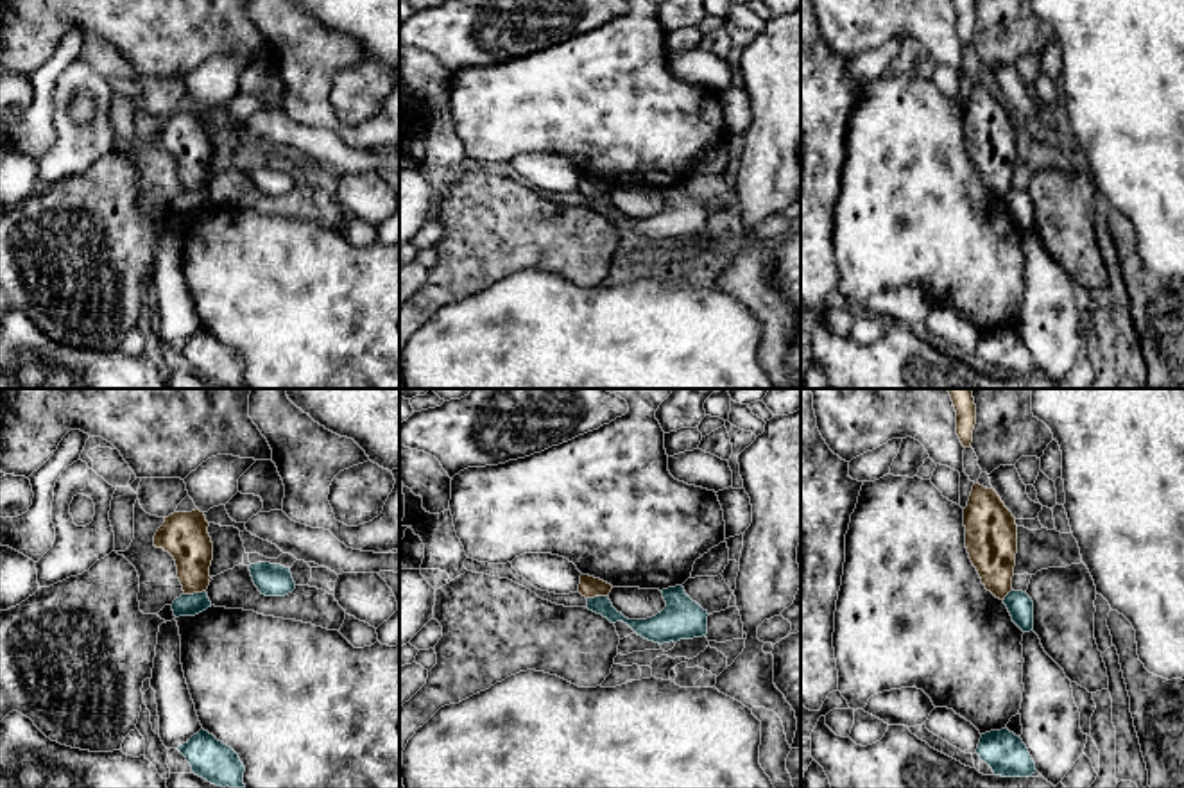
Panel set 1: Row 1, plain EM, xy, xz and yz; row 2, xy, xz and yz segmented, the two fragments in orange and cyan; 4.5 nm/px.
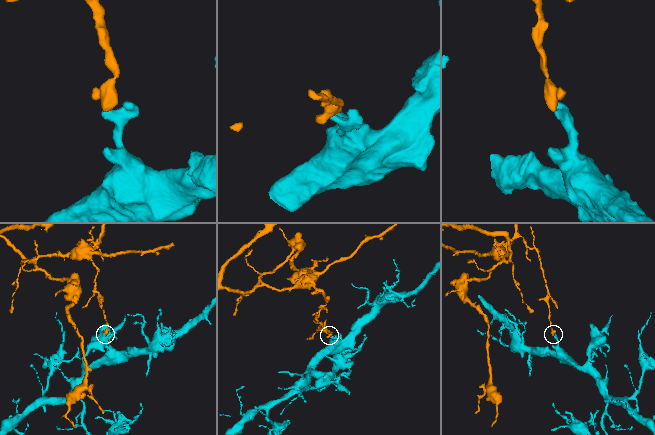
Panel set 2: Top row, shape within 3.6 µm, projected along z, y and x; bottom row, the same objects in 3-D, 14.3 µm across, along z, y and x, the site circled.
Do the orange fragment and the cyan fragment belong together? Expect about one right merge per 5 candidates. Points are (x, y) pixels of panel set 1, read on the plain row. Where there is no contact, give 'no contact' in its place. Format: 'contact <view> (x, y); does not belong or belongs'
contact xy (194, 190); does not belong

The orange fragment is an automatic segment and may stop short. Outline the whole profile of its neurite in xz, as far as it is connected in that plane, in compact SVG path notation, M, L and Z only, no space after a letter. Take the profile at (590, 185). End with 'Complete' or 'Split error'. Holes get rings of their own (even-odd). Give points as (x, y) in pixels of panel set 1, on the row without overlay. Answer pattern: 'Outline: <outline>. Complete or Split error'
Outline: M580 174L579 192L586 197L607 195L611 188L613 184L600 177Z. Complete

